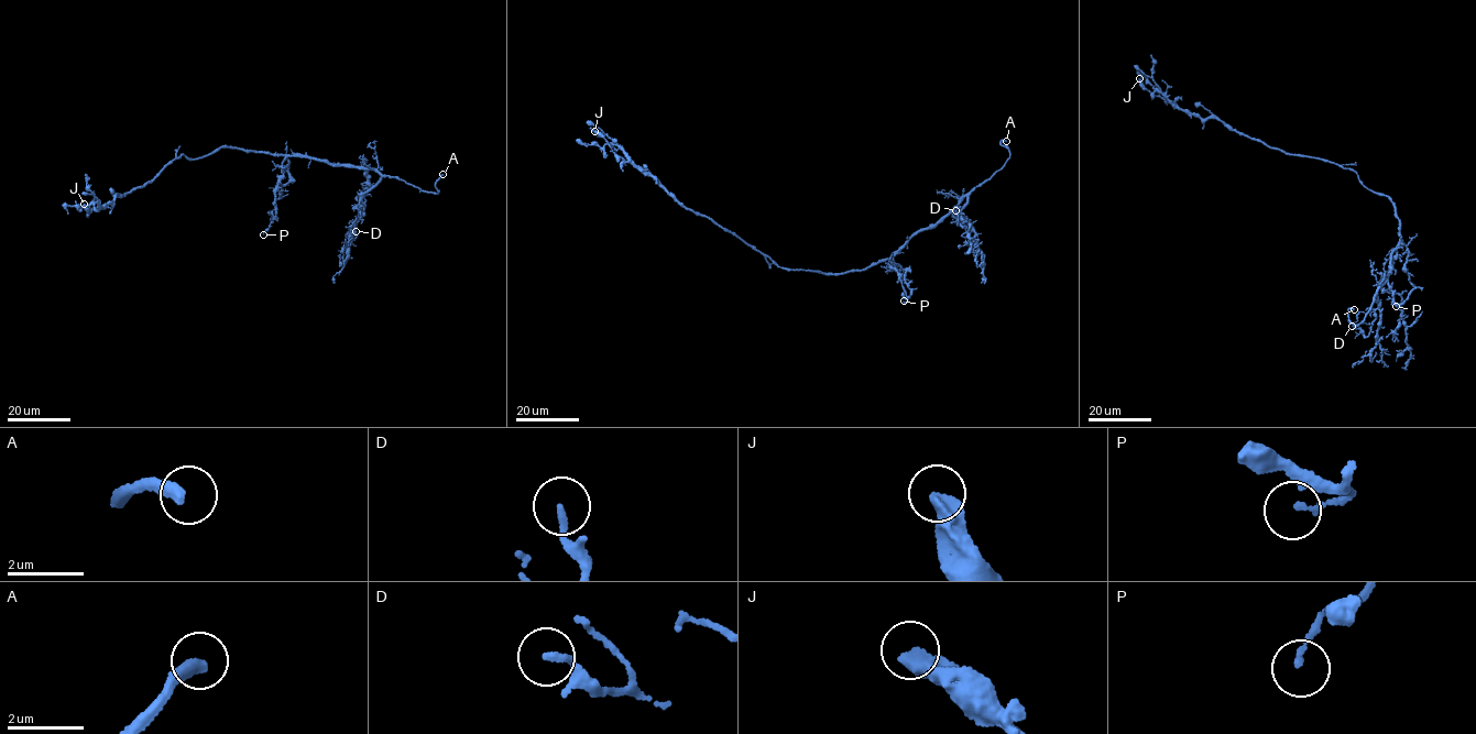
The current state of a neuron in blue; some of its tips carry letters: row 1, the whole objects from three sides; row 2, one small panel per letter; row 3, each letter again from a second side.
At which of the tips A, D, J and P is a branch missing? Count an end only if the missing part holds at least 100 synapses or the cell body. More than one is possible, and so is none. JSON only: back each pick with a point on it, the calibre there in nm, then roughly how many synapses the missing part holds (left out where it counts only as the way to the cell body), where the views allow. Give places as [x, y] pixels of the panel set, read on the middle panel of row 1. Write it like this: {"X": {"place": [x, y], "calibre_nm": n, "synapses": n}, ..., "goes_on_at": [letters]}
{"A": {"place": [1006, 141], "calibre_nm": 340}, "goes_on_at": ["A"]}

